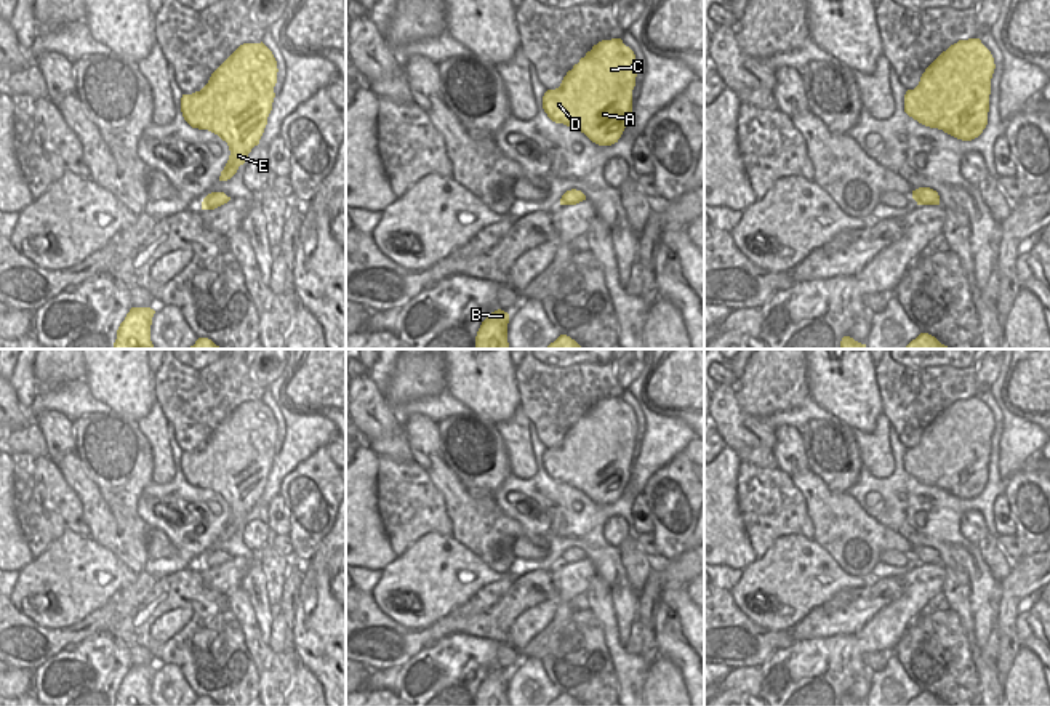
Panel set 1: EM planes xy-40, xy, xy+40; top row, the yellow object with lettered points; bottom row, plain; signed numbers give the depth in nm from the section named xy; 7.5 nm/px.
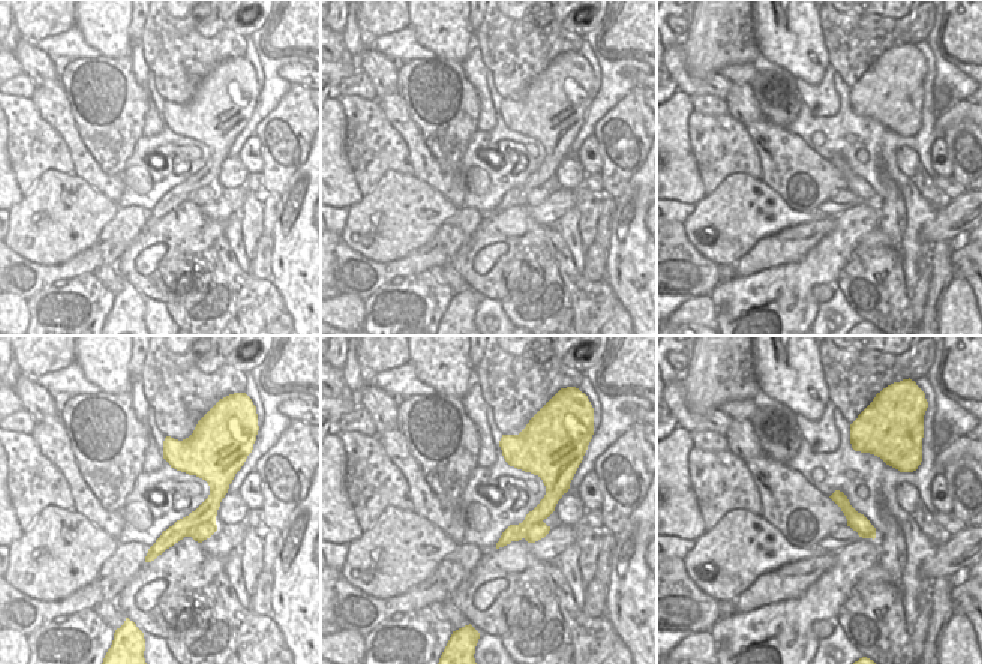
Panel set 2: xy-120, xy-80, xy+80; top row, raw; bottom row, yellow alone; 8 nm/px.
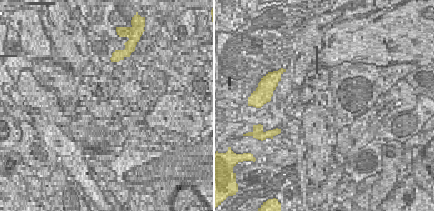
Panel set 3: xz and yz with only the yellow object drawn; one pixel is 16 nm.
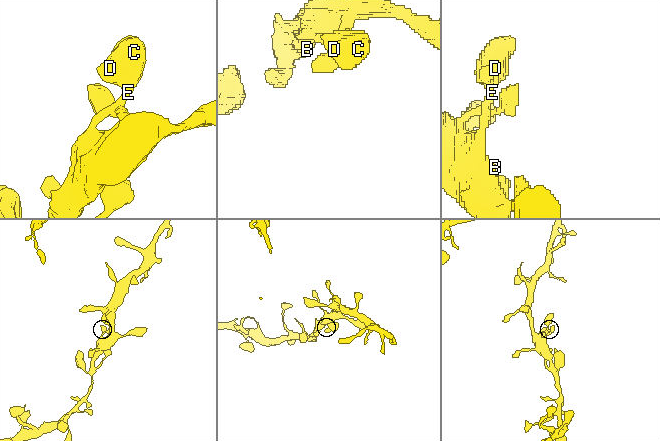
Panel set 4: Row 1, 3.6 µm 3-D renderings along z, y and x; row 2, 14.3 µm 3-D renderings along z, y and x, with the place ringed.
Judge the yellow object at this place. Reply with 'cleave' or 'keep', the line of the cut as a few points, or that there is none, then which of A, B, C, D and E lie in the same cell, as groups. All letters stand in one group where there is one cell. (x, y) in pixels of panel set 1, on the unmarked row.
keep; cut none; groups A B C D E

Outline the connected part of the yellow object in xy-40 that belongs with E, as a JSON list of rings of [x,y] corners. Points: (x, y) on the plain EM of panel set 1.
[[[261,402],[240,403],[210,435],[208,442],[192,453],[182,453],[181,471],[184,479],[198,488],[208,488],[227,501],[230,514],[219,540],[230,538],[259,498],[267,483],[275,456],[277,419],[272,410]]]

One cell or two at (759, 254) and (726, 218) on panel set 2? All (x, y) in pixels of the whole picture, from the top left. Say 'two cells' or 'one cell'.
two cells

